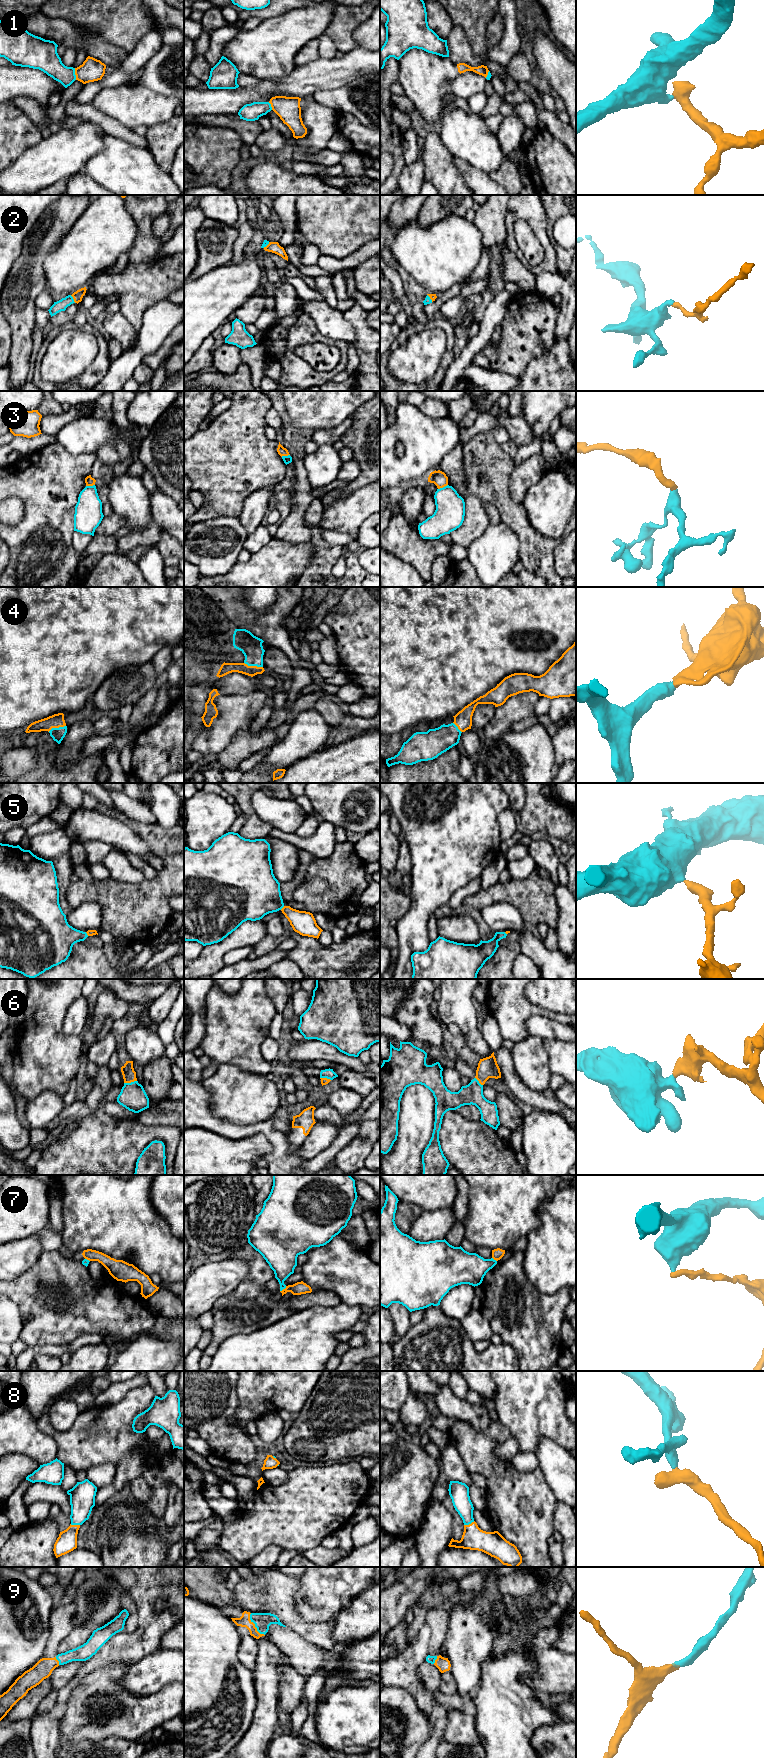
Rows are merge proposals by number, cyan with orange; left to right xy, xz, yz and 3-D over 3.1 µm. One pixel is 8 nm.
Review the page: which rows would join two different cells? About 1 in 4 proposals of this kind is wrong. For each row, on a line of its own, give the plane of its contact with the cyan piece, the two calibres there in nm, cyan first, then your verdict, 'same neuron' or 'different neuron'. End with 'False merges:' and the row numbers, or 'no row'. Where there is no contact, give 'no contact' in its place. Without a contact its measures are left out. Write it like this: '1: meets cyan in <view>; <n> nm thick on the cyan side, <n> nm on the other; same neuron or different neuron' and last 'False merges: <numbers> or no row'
1: meets cyan in xy; 190 nm thick on the cyan side, 180 nm on the other; different neuron
2: meets cyan in xy; 90 nm thick on the cyan side, 80 nm on the other; same neuron
3: meets cyan in yz; 240 nm thick on the cyan side, 120 nm on the other; different neuron
4: meets cyan in xz; 180 nm thick on the cyan side, 90 nm on the other; same neuron
5: meets cyan in xz; 400 nm thick on the cyan side, 190 nm on the other; same neuron
6: meets cyan in xy; 220 nm thick on the cyan side, 110 nm on the other; same neuron
7: meets cyan in xz; 240 nm thick on the cyan side, 100 nm on the other; different neuron
8: meets cyan in yz; 150 nm thick on the cyan side, 190 nm on the other; same neuron
9: meets cyan in xz; 140 nm thick on the cyan side, 100 nm on the other; same neuron
False merges: 1, 3, 7

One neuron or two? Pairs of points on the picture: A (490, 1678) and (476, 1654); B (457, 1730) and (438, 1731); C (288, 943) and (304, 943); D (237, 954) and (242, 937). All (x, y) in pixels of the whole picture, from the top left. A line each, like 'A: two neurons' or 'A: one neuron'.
A: two neurons
B: two neurons
C: two neurons
D: two neurons

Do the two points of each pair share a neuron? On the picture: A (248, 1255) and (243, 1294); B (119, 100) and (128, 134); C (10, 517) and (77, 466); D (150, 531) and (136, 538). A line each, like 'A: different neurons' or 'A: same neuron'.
A: same neuron
B: different neurons
C: different neurons
D: same neuron

